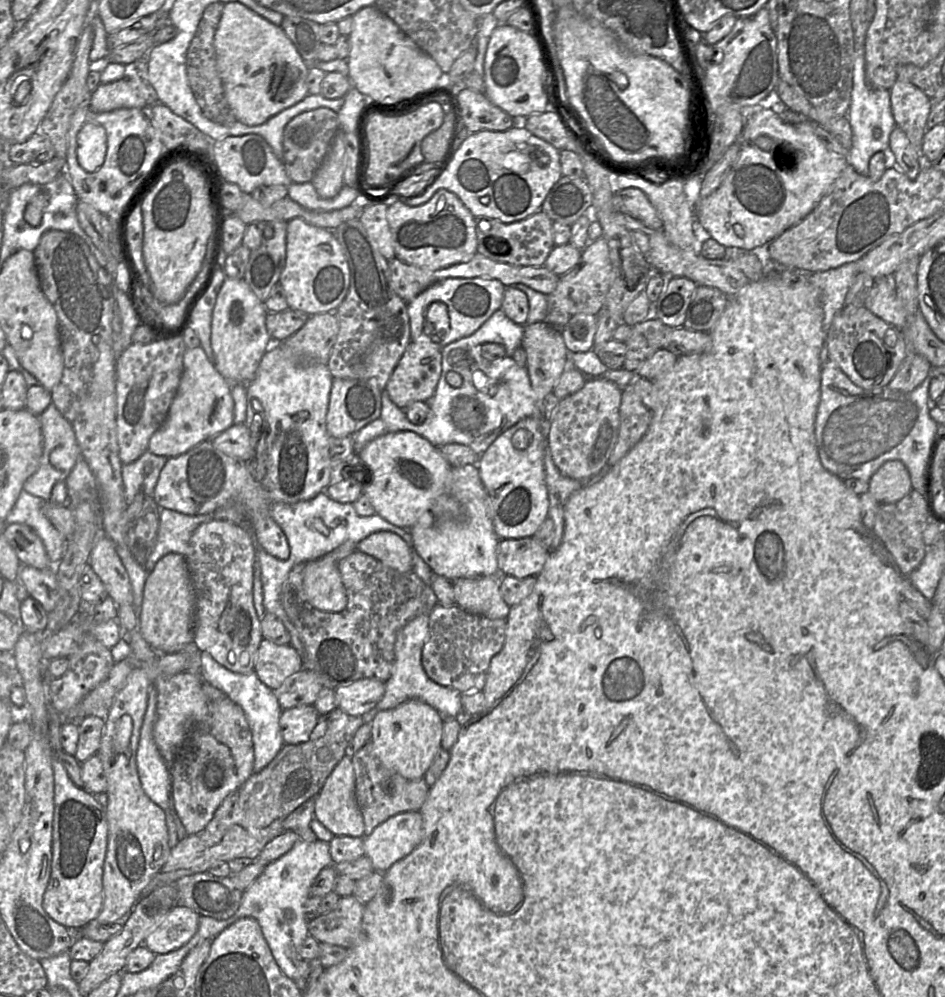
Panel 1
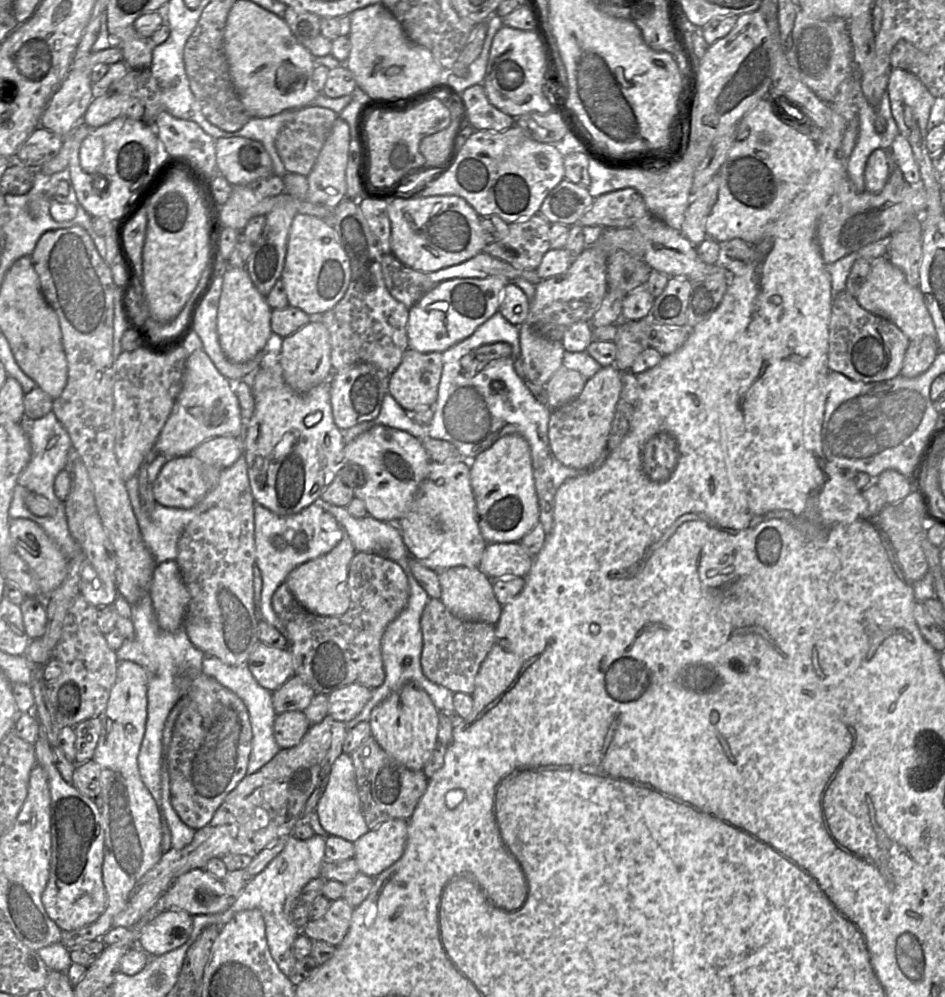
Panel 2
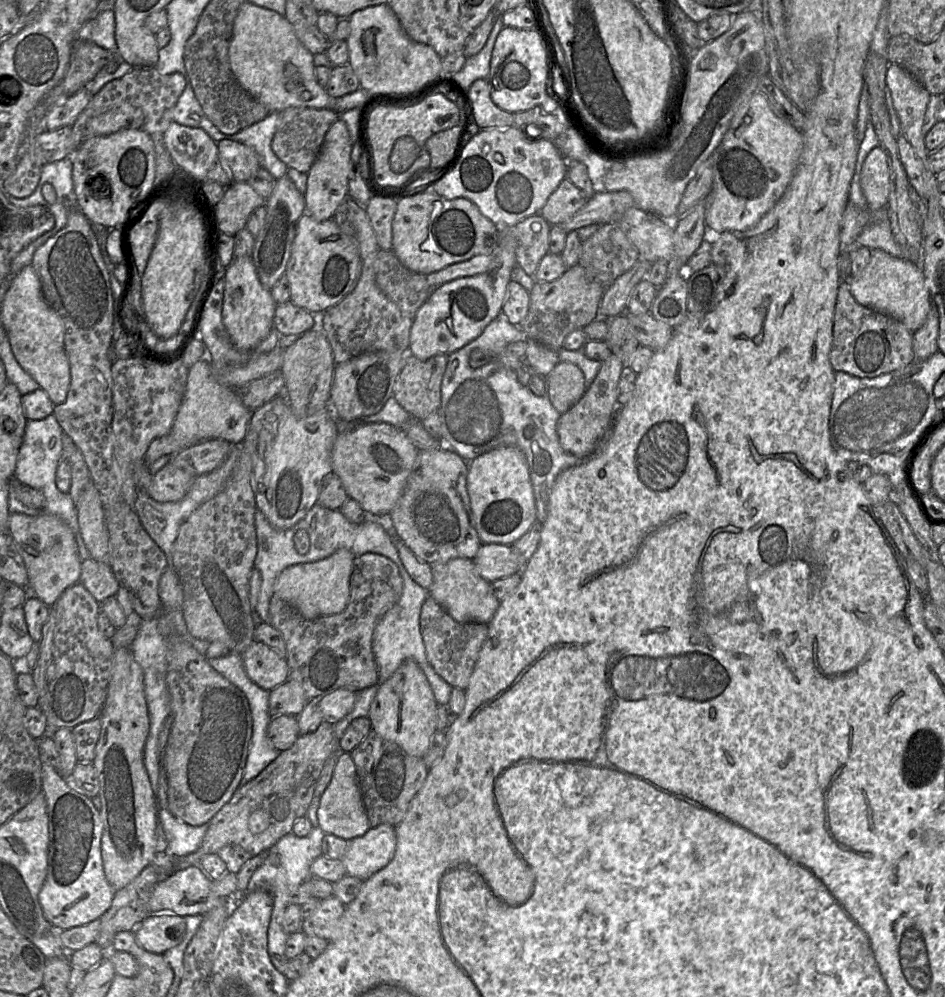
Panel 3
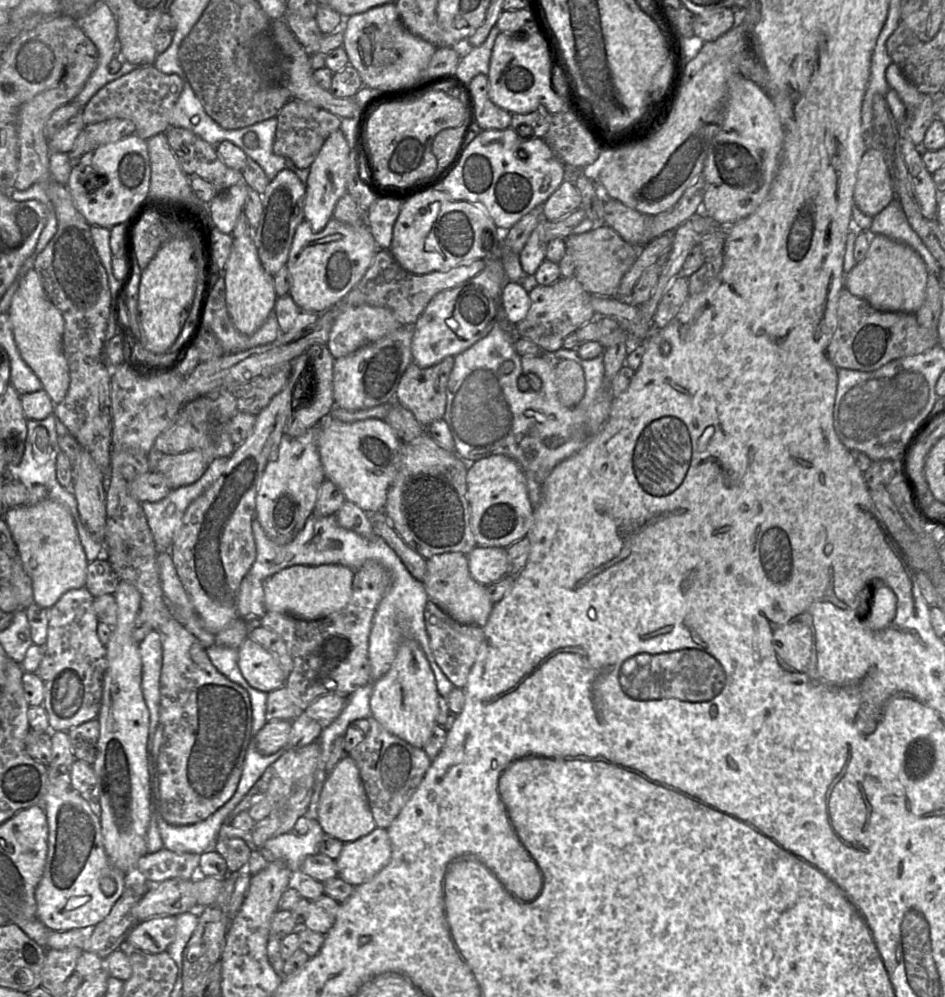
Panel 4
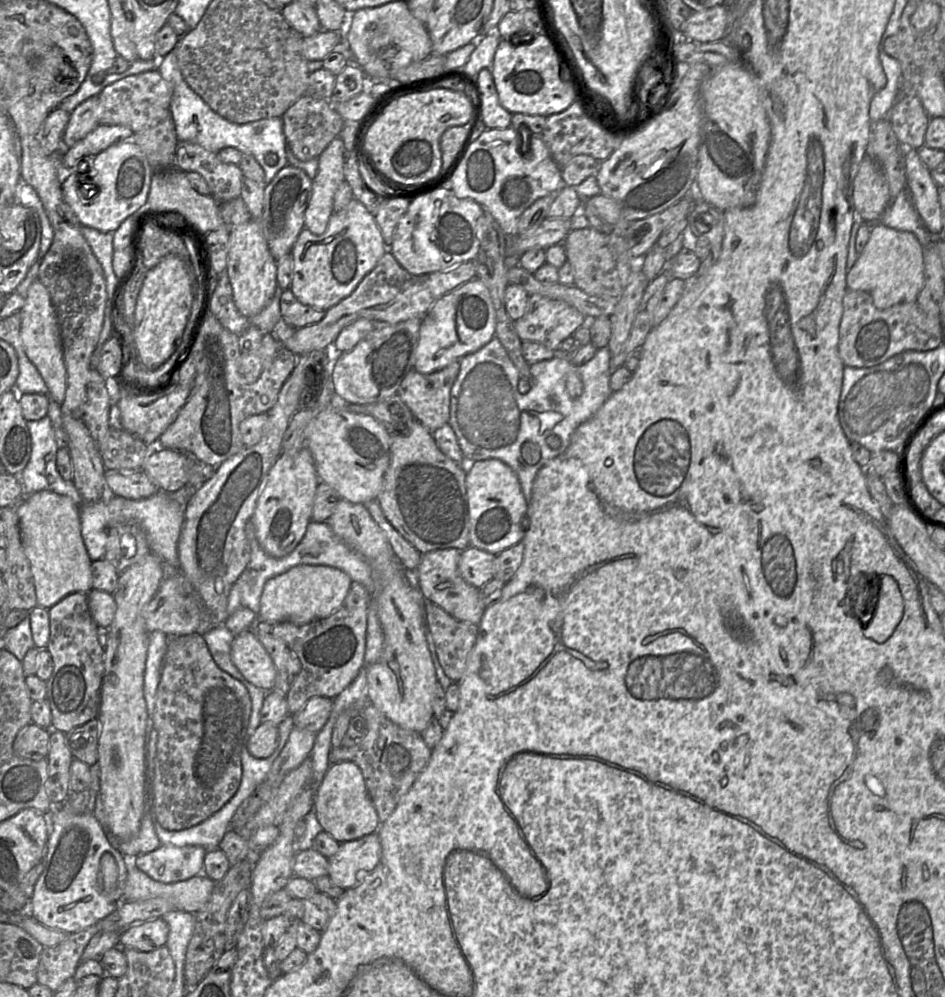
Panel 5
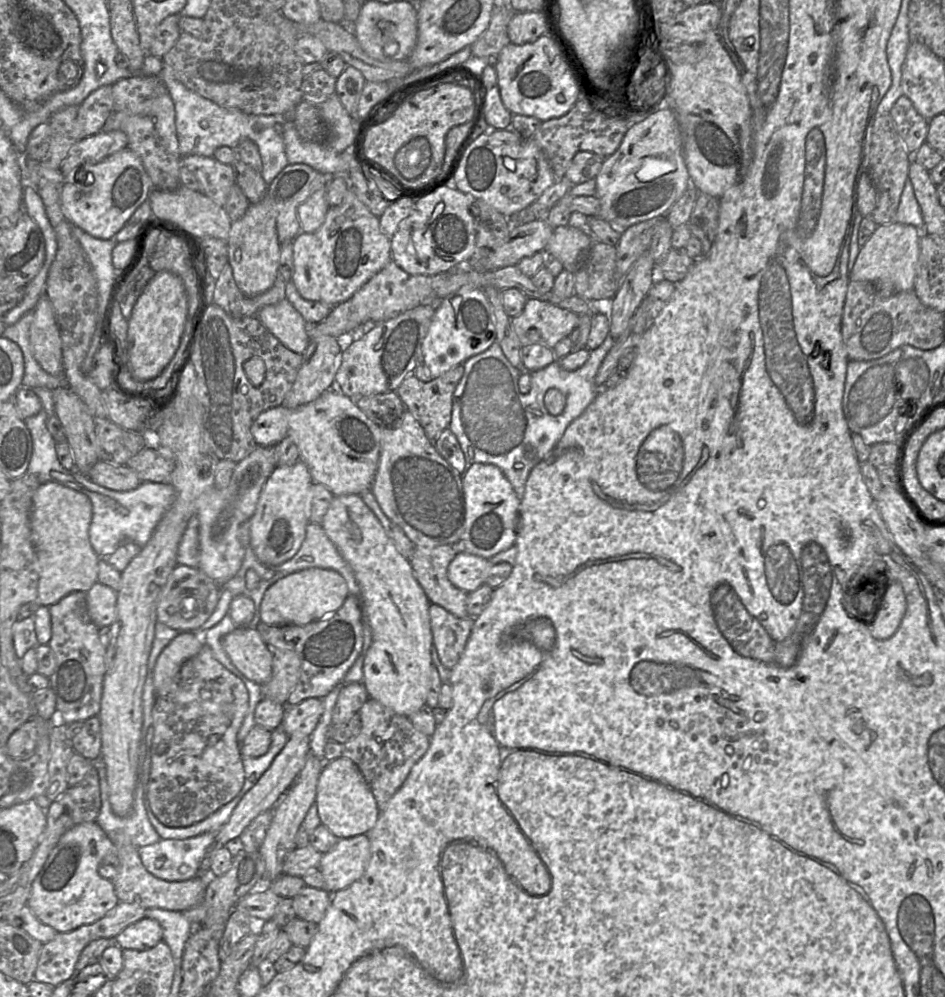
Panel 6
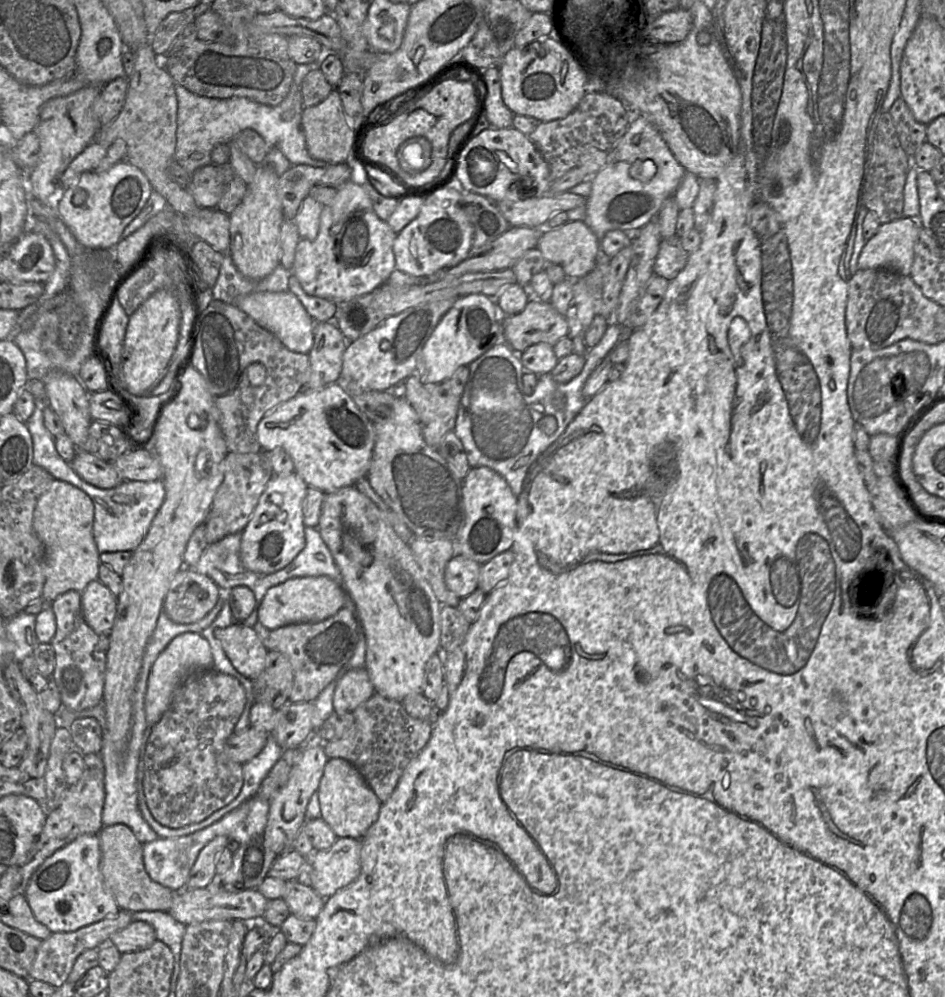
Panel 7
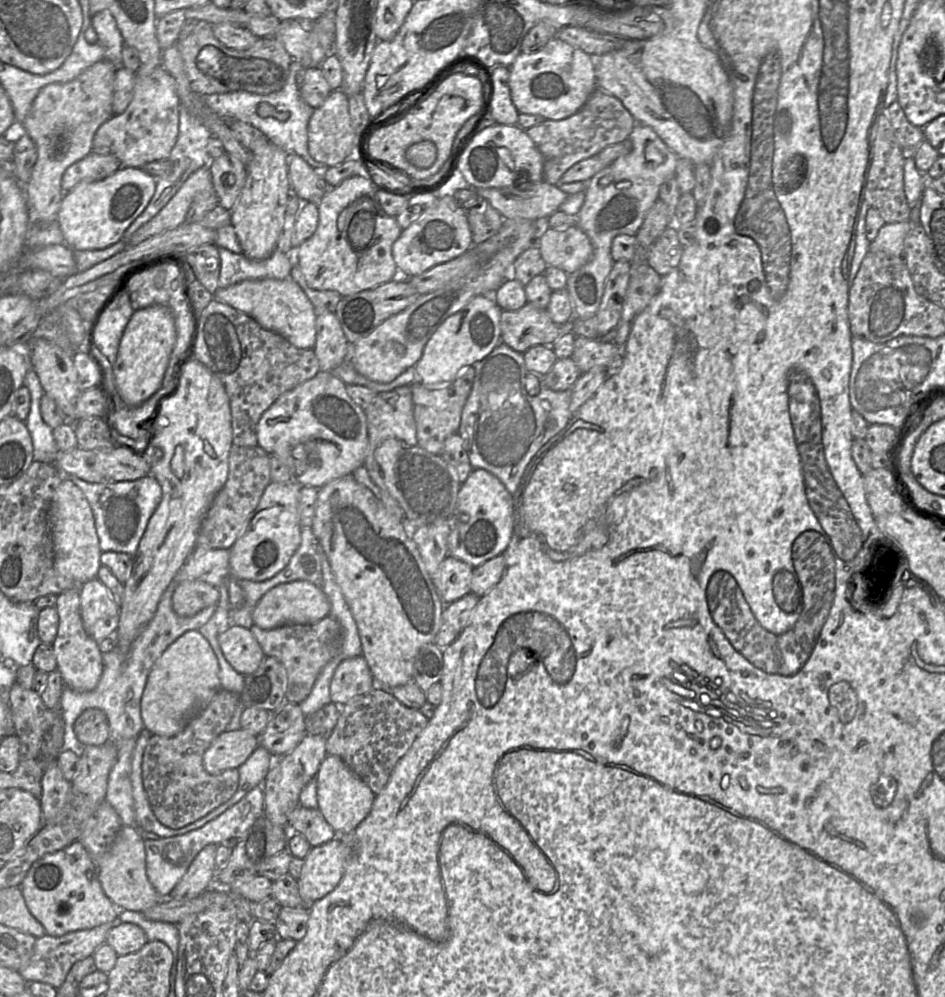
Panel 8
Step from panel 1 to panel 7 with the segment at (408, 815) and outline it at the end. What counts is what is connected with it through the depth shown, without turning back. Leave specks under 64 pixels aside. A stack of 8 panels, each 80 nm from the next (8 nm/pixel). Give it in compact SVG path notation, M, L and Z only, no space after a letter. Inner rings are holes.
M339 837L330 848L314 851L308 857L312 865L312 889L326 899L350 885L361 871L361 851L361 839L351 837Z

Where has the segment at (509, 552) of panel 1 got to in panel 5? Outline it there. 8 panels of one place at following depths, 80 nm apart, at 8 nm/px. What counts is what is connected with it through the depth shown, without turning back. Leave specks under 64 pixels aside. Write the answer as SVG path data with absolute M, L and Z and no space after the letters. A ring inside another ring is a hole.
M468 546L461 550L458 570L466 582L481 589L494 578L495 561L496 555Z

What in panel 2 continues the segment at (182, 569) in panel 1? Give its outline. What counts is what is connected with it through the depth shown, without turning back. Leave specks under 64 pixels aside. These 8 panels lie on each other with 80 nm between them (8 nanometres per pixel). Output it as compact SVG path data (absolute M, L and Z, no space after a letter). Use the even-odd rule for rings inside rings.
M175 560L157 565L148 594L161 630L175 632L184 627L190 595Z

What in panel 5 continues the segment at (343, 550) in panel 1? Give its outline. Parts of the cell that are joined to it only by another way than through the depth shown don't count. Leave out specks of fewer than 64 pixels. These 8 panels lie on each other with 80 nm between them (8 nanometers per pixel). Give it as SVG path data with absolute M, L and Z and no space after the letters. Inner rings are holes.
M306 564L295 566L266 581L258 616L269 623L291 622L296 625L326 618L342 605L351 583L349 575L335 567Z

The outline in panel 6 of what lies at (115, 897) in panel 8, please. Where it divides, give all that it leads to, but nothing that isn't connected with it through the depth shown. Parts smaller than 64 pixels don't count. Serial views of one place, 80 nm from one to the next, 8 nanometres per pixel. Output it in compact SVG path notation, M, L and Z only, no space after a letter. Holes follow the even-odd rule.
M131 842L114 843L119 859L115 877L111 880L120 902L137 904L145 909L160 908L184 911L200 904L205 896L208 878L197 875L185 881L166 881L149 873L143 866L139 851Z

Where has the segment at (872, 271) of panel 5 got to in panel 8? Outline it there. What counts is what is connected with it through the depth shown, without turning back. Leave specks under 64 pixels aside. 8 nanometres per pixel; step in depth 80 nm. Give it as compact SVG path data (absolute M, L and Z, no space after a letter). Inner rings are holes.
M911 221L885 223L876 238L870 242L869 251L891 256L903 256L904 240L912 225Z

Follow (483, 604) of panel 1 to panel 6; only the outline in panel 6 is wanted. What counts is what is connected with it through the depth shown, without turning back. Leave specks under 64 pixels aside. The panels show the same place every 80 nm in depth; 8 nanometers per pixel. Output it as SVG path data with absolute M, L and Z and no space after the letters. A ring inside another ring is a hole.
M458 544L415 547L410 563L429 601L465 618L469 617L466 608L469 593L454 586L447 575L448 566L458 552Z

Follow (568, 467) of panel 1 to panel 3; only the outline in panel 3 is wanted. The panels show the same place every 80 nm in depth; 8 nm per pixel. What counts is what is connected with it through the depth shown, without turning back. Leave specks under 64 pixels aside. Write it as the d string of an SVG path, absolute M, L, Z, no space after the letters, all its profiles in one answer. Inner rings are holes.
M612 353L602 363L599 373L595 377L594 381L588 385L582 398L567 412L561 414L557 421L557 434L559 437L559 443L563 450L576 457L586 457L594 451L597 444L606 432L611 419L613 424L613 418L616 414L616 408L618 407L618 386L623 367L624 364L621 359Z

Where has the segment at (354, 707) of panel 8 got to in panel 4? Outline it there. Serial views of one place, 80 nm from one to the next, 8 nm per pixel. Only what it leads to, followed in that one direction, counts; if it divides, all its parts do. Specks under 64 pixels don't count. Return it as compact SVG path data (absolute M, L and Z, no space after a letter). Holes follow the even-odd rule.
M369 716L368 720L370 723L370 729L366 738L349 754L345 755L349 755L358 766L376 826L388 829L420 785L432 761L426 754L424 748L414 747L398 736L392 734L385 729L373 716Z

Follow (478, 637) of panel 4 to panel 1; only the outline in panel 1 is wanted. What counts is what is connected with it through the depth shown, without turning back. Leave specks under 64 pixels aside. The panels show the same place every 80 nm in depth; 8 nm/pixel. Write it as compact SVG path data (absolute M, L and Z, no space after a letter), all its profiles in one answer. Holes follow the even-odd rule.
M435 605L429 615L428 637L422 650L422 666L434 682L461 693L482 691L491 659L505 642L506 619L472 614L459 606Z

